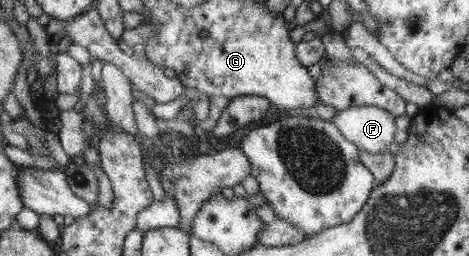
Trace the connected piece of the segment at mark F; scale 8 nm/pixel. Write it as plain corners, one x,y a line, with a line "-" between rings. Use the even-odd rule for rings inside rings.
361,106
337,110
332,121
359,150
379,153
388,150
394,142
397,133
395,118
385,109

